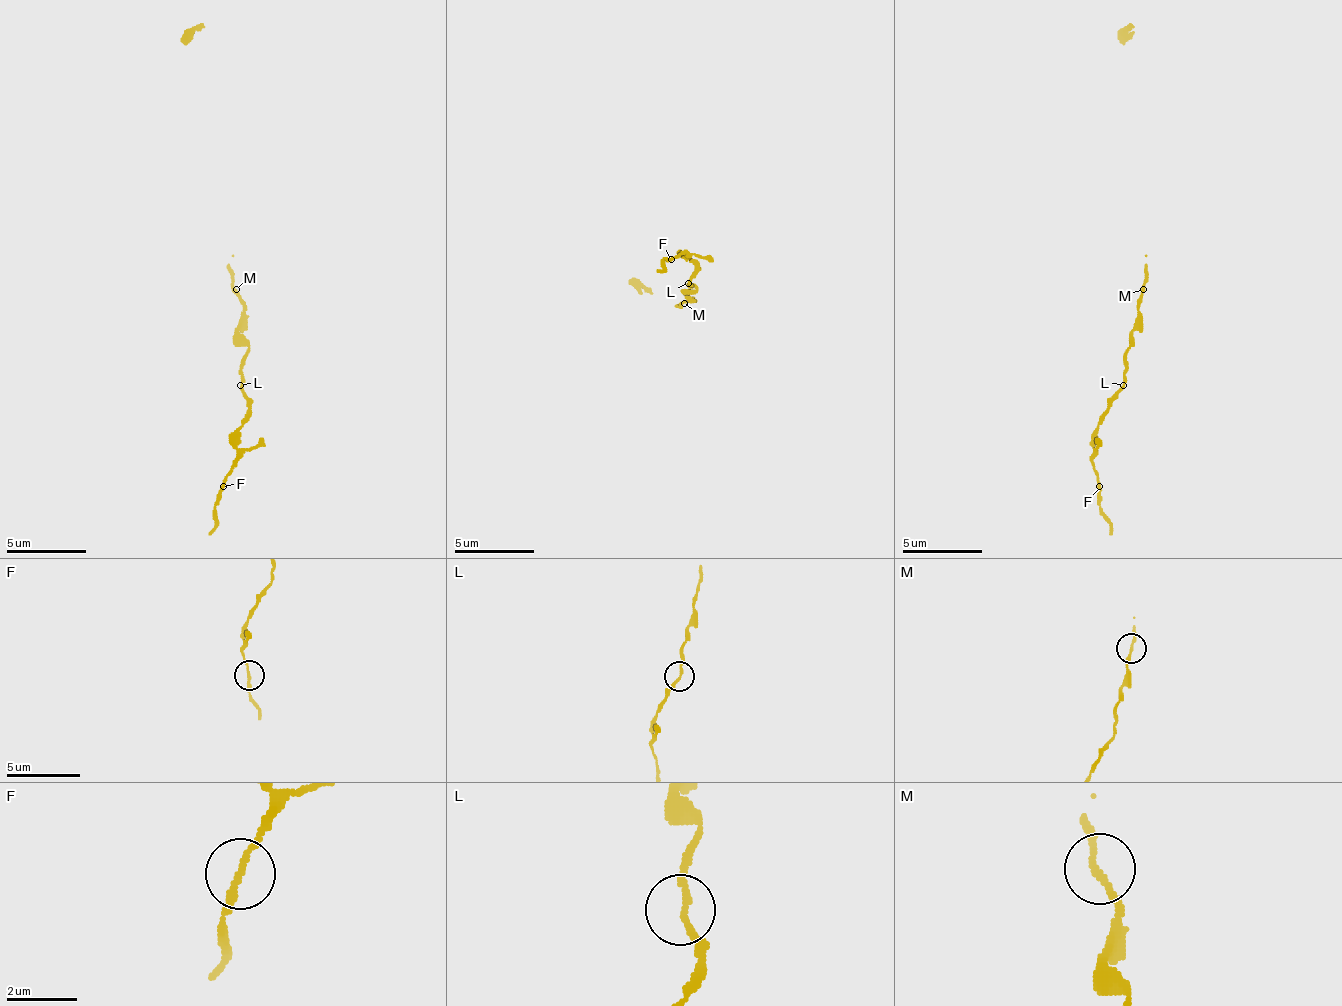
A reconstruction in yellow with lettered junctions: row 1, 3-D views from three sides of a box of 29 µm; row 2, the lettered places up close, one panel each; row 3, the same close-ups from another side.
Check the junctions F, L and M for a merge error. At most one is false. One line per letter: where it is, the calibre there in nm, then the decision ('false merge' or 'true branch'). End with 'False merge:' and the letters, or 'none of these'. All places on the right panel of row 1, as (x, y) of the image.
F: place (1099, 486); calibre 170 nm; true branch
L: place (1123, 385); calibre 170 nm; true branch
M: place (1143, 289); calibre 170 nm; true branch
False merge: none of these

